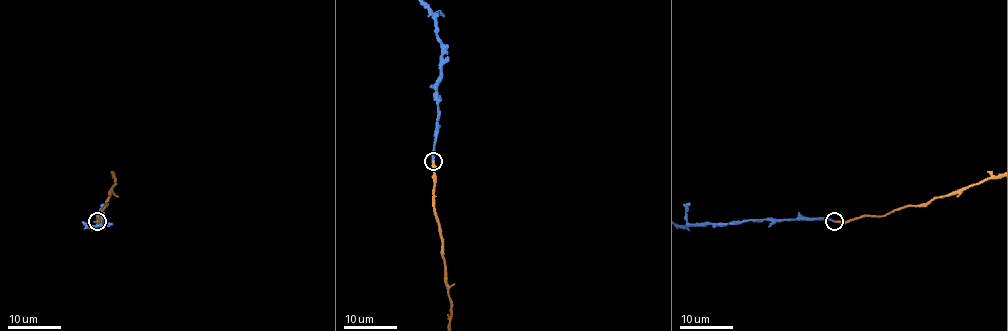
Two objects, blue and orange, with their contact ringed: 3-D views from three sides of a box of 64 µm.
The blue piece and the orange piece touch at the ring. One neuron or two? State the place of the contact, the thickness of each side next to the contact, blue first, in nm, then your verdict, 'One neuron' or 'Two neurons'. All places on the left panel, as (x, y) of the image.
Place: (97, 221). Thickness 280 nm (blue) against 180 nm. One neuron

